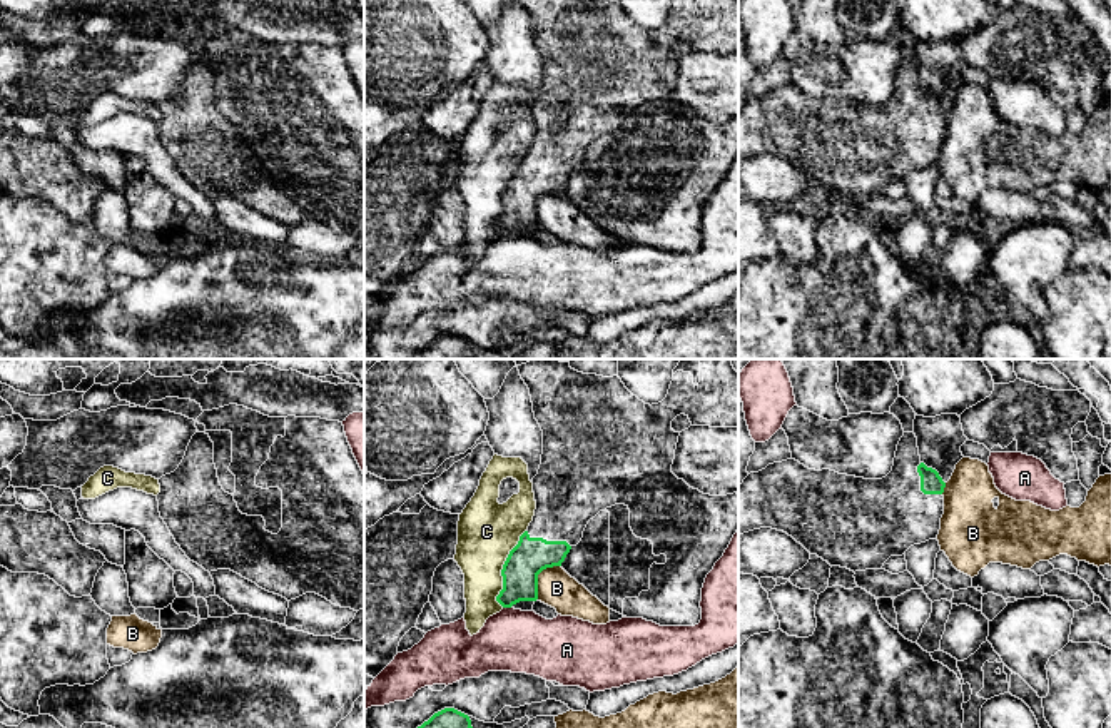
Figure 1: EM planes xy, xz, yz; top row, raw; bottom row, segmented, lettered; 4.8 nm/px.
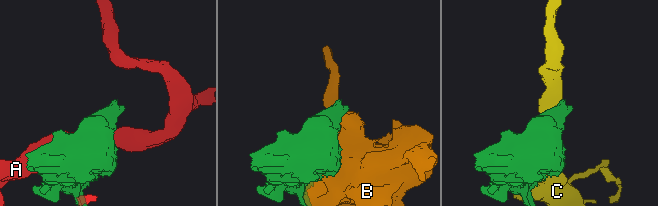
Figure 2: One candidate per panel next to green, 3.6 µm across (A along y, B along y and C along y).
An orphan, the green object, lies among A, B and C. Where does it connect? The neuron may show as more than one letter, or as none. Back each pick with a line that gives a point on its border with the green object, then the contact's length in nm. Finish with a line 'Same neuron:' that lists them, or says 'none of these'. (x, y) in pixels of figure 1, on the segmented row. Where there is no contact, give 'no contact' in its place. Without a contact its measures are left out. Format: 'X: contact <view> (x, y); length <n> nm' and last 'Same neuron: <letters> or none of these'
Same neuron: none of these

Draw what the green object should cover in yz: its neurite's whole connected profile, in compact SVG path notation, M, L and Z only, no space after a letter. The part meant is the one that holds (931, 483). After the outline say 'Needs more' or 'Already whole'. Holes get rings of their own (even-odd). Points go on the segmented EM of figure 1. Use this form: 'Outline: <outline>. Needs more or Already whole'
Outline: M904 432L892 471L882 479L815 471L787 459L750 473L738 486L738 536L772 528L787 533L830 566L854 573L880 569L890 556L902 556L914 544L937 539L944 488L939 473L921 461L914 432Z. Needs more

